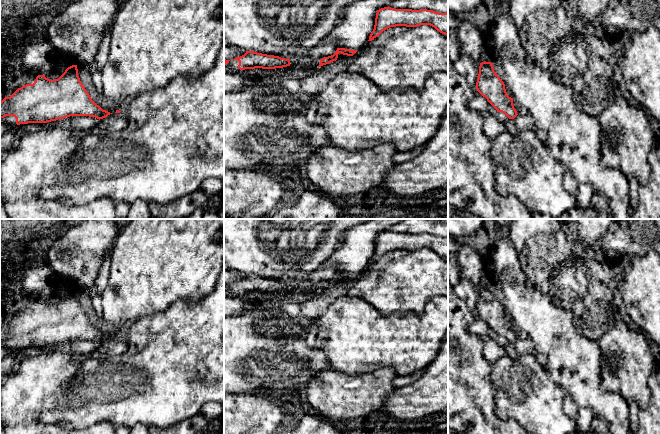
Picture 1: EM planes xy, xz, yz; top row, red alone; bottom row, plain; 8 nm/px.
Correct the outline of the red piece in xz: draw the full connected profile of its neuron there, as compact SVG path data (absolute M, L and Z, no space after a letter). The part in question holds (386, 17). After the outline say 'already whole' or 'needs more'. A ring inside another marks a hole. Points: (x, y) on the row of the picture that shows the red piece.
M384 7L377 11L374 29L368 41L374 40L390 27L417 27L430 25L442 34L448 35L448 12L439 13L433 10L394 9Z; already whole

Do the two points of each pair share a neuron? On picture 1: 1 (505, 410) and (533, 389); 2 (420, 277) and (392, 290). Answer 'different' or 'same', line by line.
1: same
2: same

